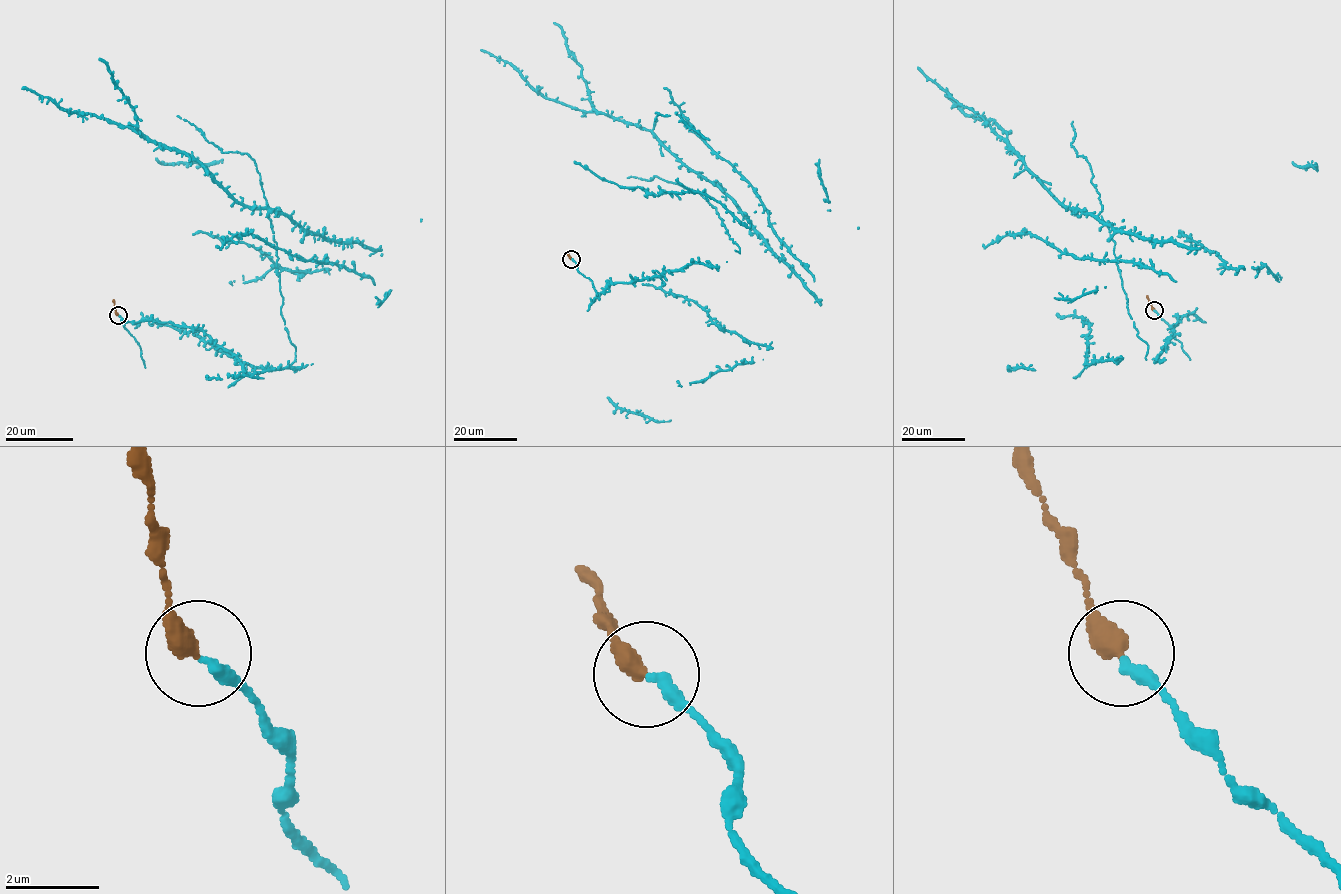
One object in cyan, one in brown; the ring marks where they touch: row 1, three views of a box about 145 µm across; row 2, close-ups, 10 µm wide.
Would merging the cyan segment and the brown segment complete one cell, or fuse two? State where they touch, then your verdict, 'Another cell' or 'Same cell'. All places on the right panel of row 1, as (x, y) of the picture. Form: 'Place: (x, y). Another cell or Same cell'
Place: (1154, 310). Same cell

